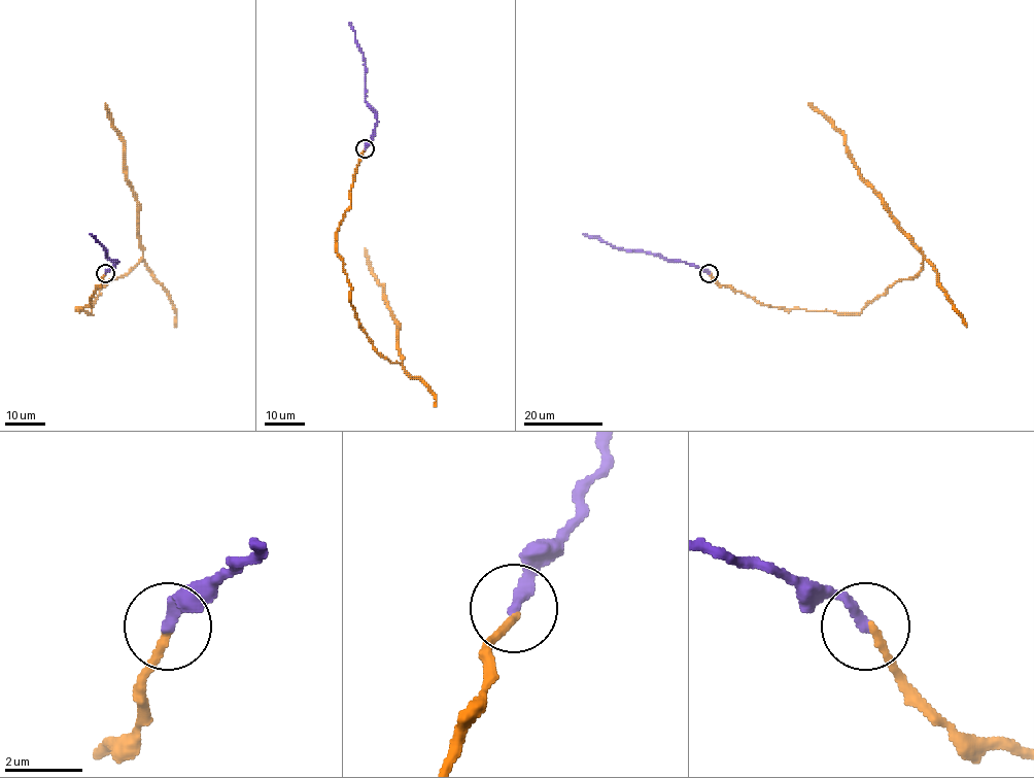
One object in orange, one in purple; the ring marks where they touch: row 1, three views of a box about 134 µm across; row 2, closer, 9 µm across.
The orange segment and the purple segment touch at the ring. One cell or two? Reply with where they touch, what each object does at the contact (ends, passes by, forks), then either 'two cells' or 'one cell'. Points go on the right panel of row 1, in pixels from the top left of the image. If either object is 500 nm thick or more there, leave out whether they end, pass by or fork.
(709, 273) | orange ends | purple ends | one cell

